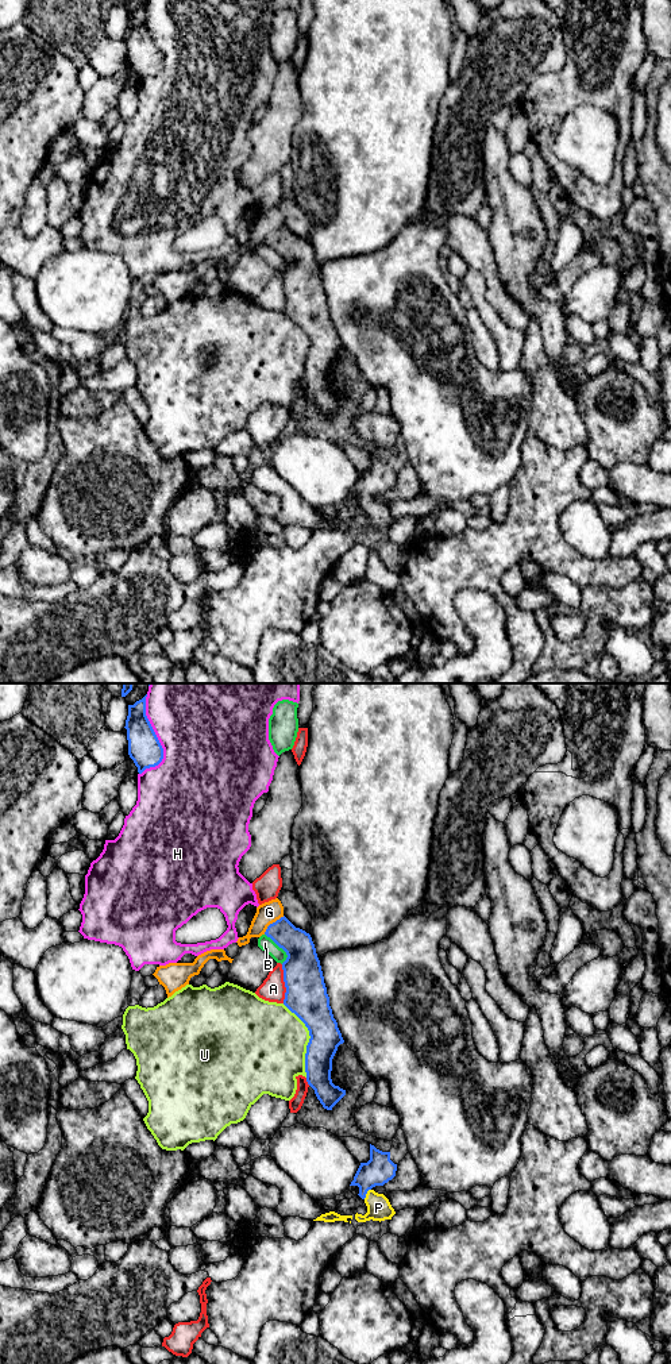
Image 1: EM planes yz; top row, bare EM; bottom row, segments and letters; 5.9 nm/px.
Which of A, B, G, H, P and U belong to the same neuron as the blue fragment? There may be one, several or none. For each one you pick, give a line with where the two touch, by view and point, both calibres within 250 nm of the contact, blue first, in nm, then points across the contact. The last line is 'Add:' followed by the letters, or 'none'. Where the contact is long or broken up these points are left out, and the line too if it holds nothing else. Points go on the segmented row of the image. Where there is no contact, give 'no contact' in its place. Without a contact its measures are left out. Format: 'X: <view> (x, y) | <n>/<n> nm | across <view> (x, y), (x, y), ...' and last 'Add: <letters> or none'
P: yz (366, 1193) | 170/140 nm | across yz (380, 1168), (366, 1182), (366, 1193), (378, 1208)
Add: P

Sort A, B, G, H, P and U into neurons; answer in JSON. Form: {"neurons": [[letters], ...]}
{"neurons": [["A"], ["B"], ["G"], ["H"], ["P"], ["U"]]}

